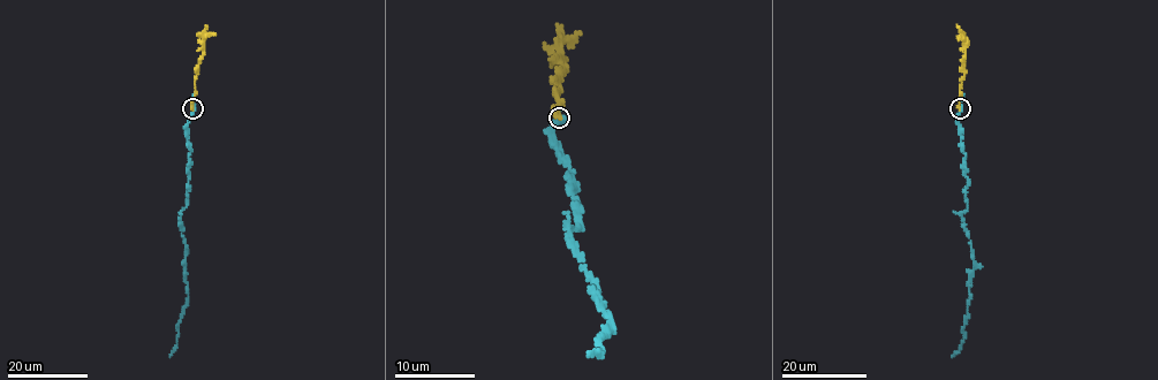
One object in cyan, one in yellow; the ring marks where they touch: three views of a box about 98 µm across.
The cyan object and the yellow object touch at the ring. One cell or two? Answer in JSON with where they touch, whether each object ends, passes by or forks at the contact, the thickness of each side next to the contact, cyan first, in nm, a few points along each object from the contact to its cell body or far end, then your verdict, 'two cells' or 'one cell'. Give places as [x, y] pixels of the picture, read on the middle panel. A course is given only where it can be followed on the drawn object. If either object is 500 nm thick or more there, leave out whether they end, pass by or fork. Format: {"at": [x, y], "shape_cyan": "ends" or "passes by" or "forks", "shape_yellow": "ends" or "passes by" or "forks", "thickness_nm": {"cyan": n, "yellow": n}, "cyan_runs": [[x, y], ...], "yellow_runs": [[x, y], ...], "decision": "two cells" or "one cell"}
{"at": [559, 118], "shape_cyan": "passes by", "shape_yellow": "ends", "thickness_nm": {"cyan": 240, "yellow": 200}, "cyan_runs": [[559, 119], [552, 135], [581, 227], [569, 236], [613, 329], [600, 356], [588, 352]], "yellow_runs": [[559, 119], [555, 90], [560, 91], [557, 80], [564, 67], [557, 44], [558, 24]], "decision": "two cells"}

